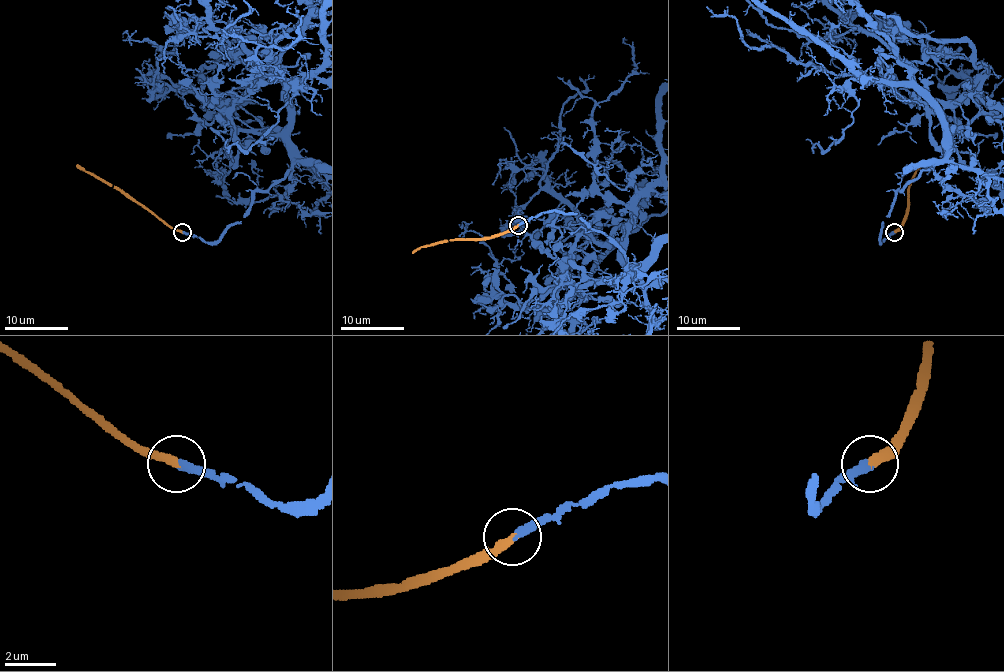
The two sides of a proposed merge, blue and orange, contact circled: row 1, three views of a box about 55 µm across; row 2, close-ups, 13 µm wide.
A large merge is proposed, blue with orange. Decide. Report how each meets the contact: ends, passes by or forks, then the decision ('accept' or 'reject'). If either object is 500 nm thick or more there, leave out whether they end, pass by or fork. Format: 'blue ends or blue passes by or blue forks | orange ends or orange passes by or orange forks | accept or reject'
blue ends | orange ends | accept

